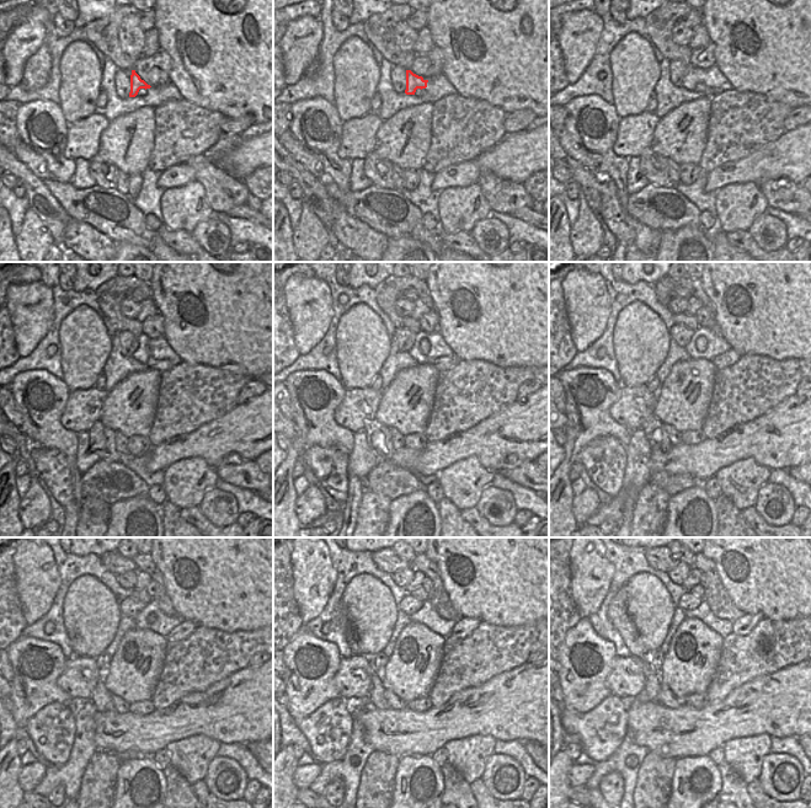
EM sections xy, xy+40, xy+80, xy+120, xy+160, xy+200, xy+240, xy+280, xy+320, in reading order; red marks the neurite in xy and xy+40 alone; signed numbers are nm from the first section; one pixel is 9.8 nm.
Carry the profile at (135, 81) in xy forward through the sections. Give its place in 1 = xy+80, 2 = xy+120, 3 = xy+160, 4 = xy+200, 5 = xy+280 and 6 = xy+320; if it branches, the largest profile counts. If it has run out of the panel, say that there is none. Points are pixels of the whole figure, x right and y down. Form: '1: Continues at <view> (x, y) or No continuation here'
1: Continues at xy+80 (691, 81)
2: Continues at xy+120 (140, 354)
3: Continues at xy+160 (443, 363)
4: Continues at xy+200 (729, 358)
5: Continues at xy+280 (465, 626)
6: Continues at xy+320 (742, 626)

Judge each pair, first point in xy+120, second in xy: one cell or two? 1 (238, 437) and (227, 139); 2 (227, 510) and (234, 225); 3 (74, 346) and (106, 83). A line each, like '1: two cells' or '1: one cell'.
1: two cells
2: two cells
3: two cells

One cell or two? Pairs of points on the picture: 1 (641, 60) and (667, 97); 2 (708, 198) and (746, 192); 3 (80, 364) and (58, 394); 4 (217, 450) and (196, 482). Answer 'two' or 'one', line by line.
1: two
2: two
3: two
4: two

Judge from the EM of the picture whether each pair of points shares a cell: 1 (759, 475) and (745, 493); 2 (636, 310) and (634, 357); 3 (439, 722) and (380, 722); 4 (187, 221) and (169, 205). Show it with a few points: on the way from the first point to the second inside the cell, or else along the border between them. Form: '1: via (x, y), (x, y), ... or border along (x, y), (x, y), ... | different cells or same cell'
1: via (756, 480), (748, 488) | same cell
2: via (636, 321), (636, 346) | same cell
3: via (425, 723), (395, 723) | same cell
4: via (182, 217), (174, 208) | same cell

